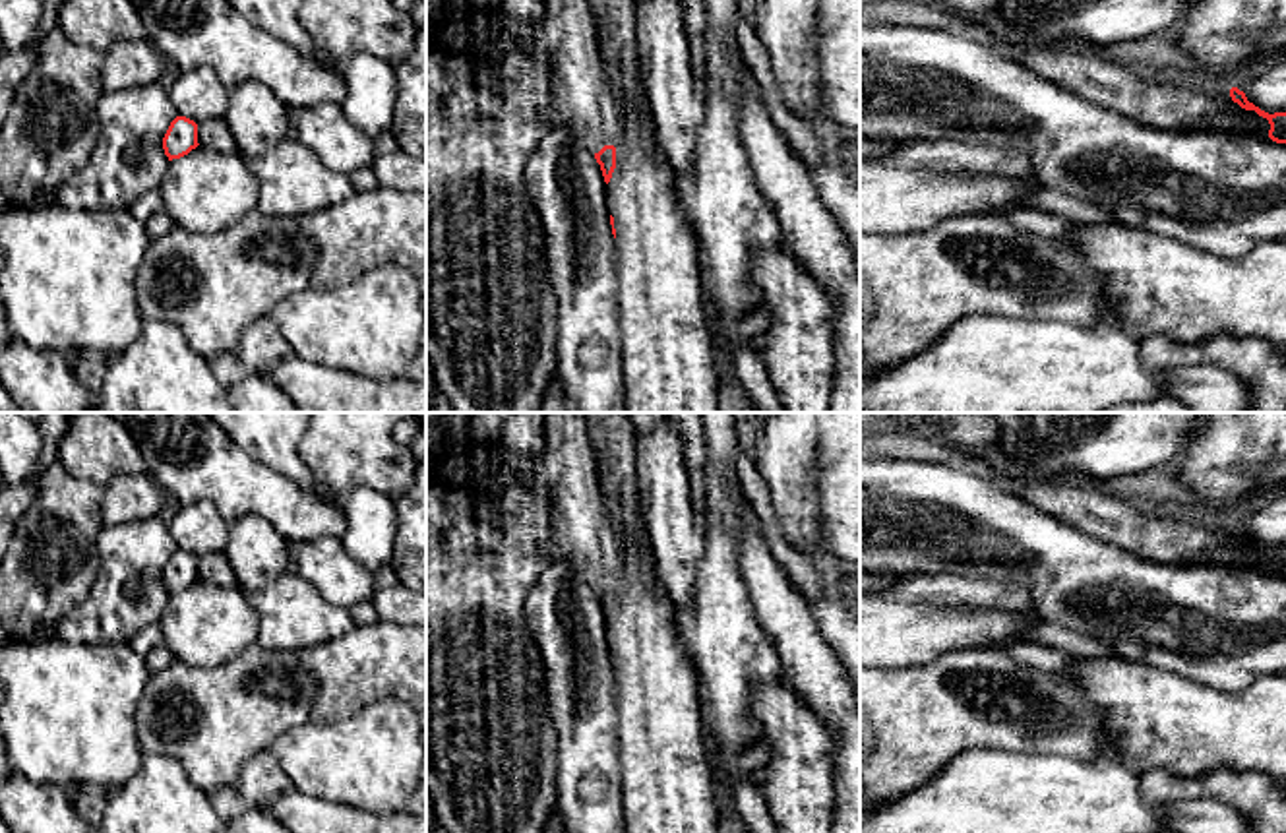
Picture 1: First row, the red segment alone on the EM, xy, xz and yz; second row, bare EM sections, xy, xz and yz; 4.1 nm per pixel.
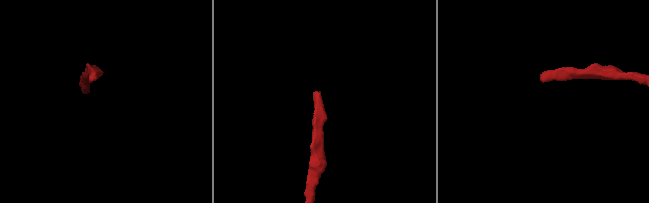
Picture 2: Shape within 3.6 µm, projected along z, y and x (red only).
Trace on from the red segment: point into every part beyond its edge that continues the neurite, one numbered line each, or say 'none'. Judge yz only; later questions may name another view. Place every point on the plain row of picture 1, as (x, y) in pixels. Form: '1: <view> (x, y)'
none

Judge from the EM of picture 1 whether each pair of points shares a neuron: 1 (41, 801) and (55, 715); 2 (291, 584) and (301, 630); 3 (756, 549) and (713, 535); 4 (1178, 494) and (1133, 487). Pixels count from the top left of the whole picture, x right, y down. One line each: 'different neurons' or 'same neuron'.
1: different neurons
2: same neuron
3: different neurons
4: same neuron

